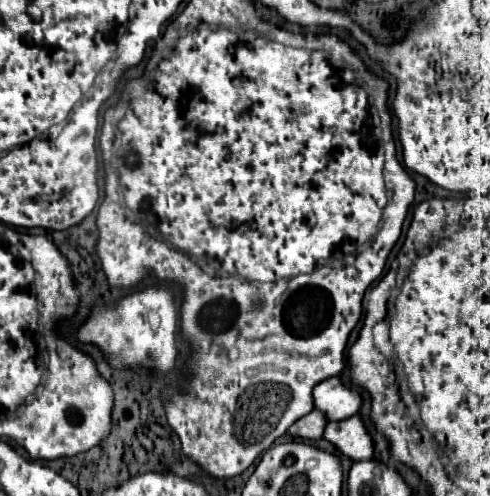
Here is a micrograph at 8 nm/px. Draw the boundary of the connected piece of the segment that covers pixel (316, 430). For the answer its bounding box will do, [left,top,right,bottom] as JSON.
[288,412,326,440]

